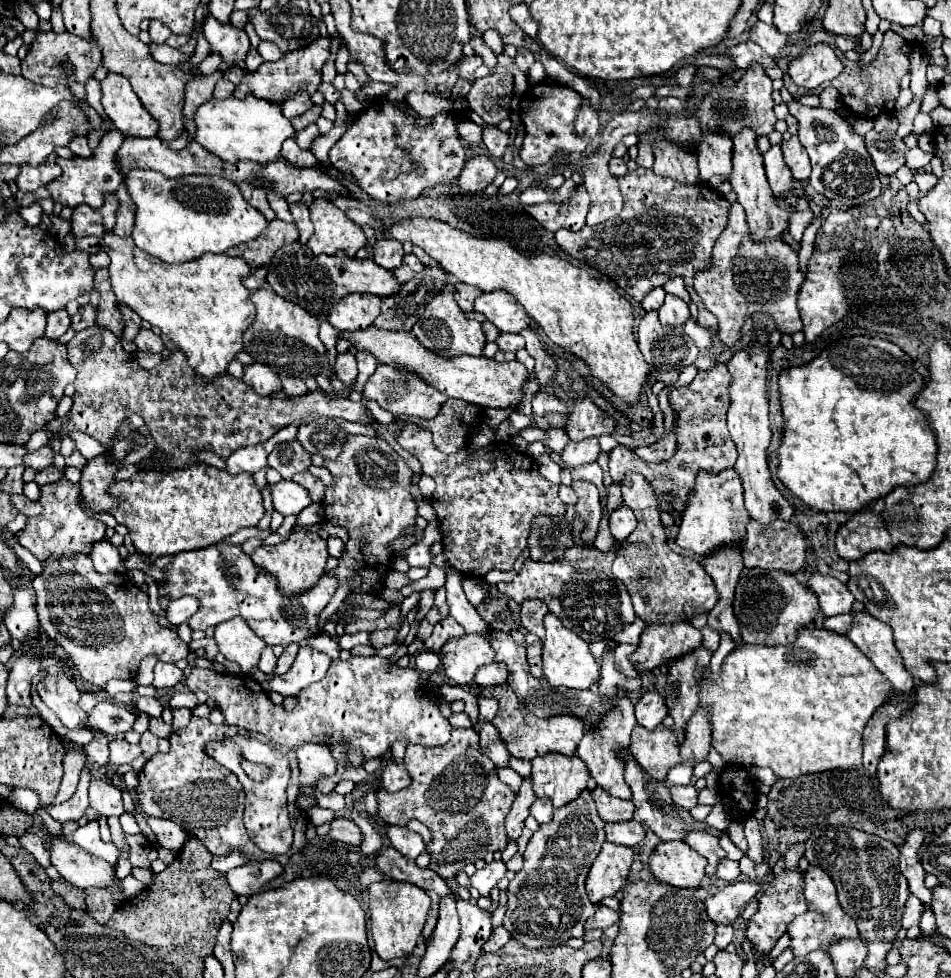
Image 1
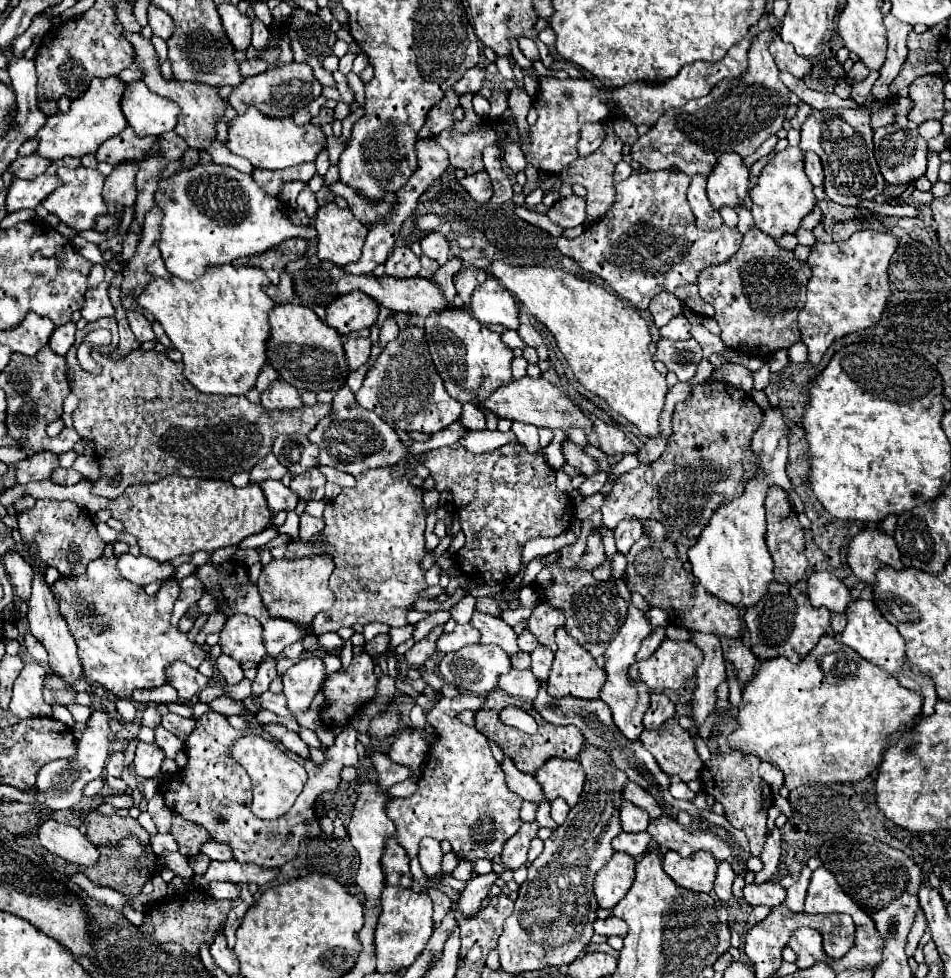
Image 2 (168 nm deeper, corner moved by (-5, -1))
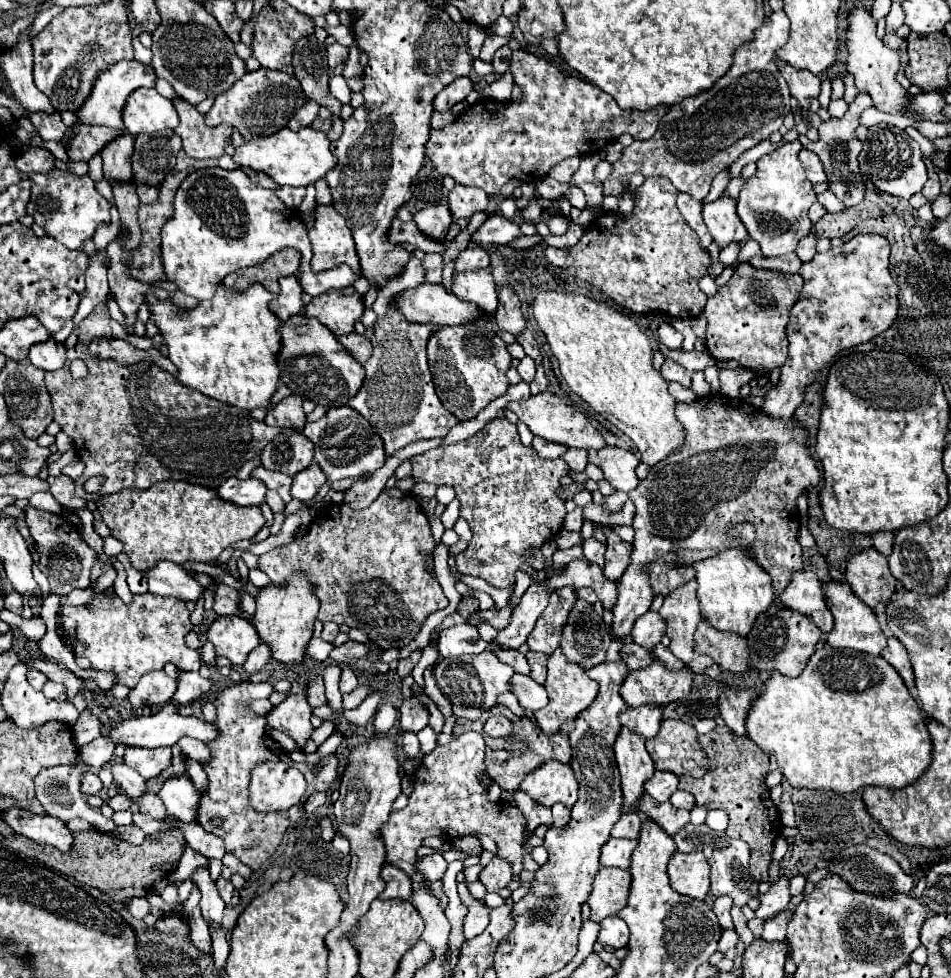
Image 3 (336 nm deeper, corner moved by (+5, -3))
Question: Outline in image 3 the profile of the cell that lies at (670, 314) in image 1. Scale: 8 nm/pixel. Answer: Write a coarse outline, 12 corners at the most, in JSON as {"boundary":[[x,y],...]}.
{"boundary":[[671,323],[657,327],[657,337],[669,349],[679,349],[683,335]]}

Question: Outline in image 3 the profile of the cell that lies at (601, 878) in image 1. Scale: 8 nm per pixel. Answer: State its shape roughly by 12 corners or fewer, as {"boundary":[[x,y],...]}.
{"boundary":[[601,867],[587,899],[601,921],[627,903],[629,871]]}

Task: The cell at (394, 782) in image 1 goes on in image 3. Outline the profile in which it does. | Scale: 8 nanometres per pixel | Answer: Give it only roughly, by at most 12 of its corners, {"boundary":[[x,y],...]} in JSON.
{"boundary":[[415,697],[403,701],[399,737],[419,733],[429,711]]}

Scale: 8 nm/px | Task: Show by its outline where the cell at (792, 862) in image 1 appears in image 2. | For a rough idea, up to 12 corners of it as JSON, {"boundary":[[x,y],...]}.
{"boundary":[[803,867],[799,881],[787,889],[785,907],[793,913],[803,911],[811,881],[811,869]]}

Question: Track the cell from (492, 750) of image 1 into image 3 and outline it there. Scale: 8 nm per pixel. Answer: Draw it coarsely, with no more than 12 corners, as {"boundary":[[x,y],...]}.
{"boundary":[[513,791],[515,805],[523,811],[529,831],[551,825],[551,809],[531,801],[527,793]]}

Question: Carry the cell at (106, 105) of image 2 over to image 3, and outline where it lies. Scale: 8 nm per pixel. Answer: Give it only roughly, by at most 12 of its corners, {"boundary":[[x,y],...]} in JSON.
{"boundary":[[139,61],[103,71],[75,109],[67,147],[77,125],[123,131],[121,109],[131,91],[153,87],[155,71]]}

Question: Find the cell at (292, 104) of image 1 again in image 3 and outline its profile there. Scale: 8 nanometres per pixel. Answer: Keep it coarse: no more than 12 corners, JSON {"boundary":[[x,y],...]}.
{"boundary":[[307,101],[295,117],[289,127],[301,129],[311,125],[319,113],[317,101]]}

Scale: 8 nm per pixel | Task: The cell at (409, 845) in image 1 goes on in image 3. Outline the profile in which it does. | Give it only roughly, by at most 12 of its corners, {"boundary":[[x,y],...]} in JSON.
{"boundary":[[441,851],[417,859],[421,877],[431,883],[443,877],[447,861]]}

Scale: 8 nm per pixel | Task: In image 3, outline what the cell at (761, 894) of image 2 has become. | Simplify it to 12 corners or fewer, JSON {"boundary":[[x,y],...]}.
{"boundary":[[781,875],[759,897],[761,919],[783,911],[791,901],[789,879]]}

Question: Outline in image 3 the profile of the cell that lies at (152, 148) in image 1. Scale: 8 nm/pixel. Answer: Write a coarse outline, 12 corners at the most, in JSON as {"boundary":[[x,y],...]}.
{"boundary":[[77,127],[67,147],[71,161],[91,161],[123,131]]}

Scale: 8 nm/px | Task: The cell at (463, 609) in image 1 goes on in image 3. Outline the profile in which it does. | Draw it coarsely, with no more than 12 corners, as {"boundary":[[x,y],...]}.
{"boundary":[[489,643],[489,649],[517,673],[529,673],[527,659],[519,649]]}

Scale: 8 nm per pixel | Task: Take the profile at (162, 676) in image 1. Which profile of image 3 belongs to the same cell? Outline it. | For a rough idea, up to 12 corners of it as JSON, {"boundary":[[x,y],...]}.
{"boundary":[[183,671],[173,695],[175,705],[197,701],[213,681]]}

